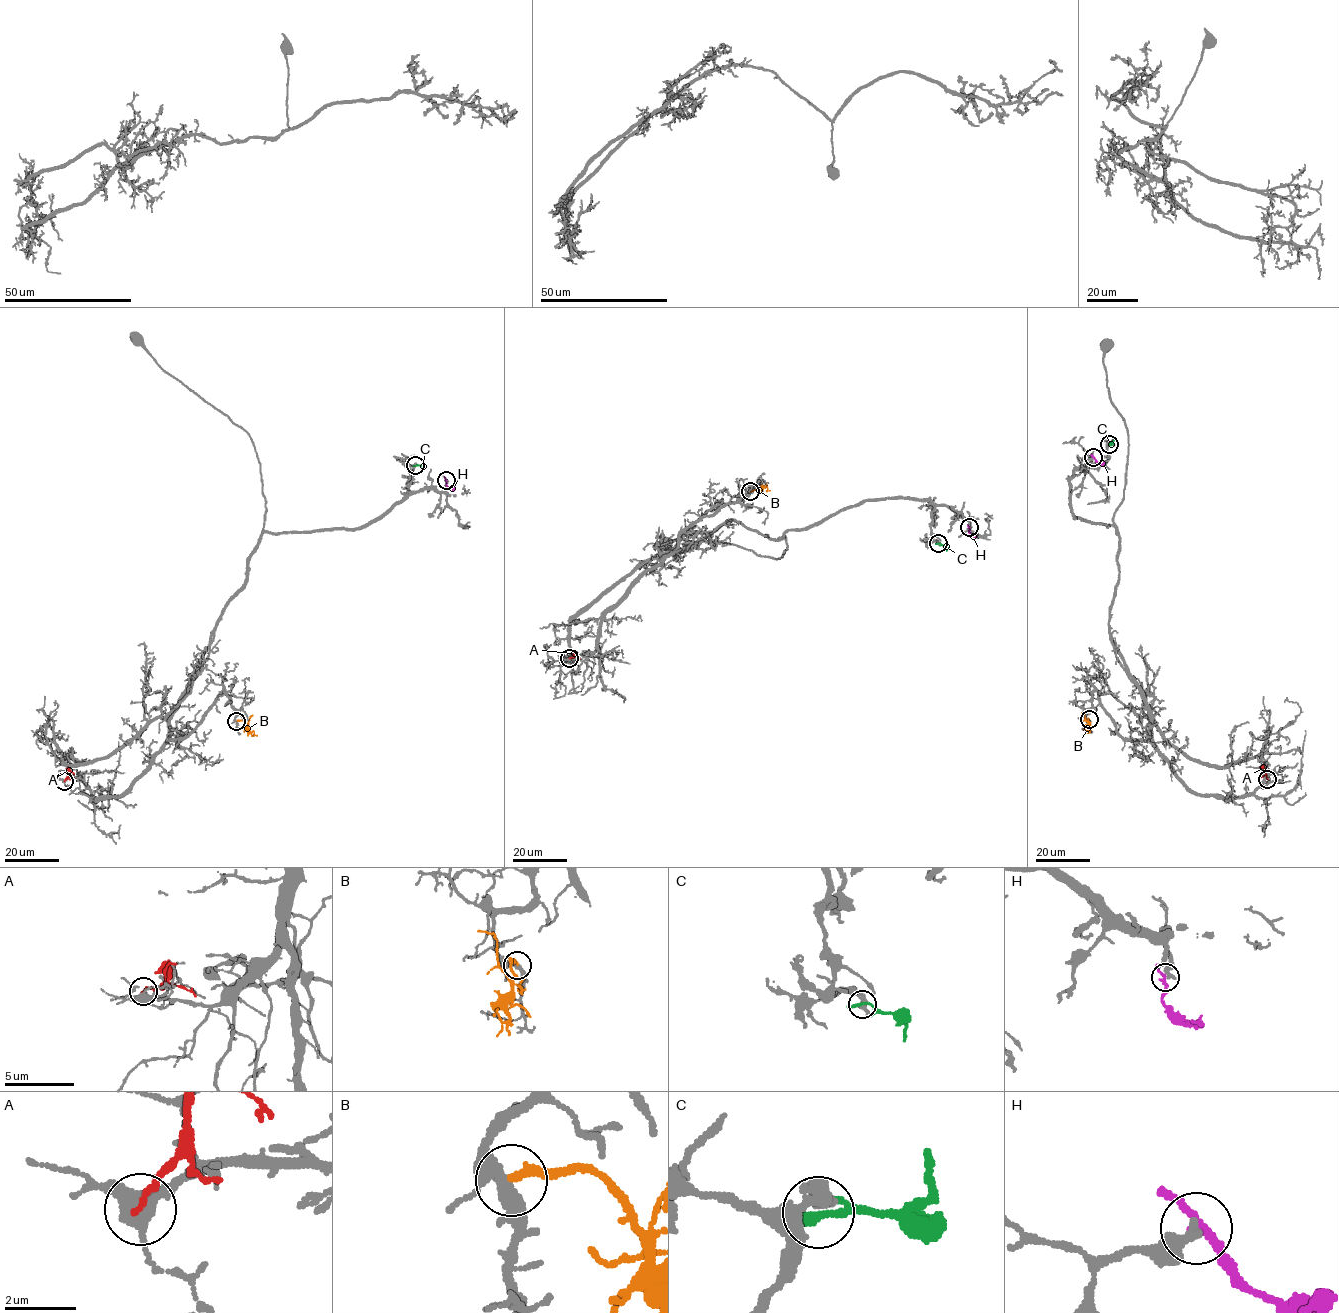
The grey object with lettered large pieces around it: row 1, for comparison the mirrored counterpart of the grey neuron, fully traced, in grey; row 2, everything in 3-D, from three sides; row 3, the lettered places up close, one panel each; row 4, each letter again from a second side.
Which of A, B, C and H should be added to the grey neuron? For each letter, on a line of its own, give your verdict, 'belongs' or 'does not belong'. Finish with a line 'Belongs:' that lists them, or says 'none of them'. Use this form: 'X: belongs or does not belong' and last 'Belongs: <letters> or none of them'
A: does not belong
B: does not belong
C: does not belong
H: does not belong
Belongs: none of them

